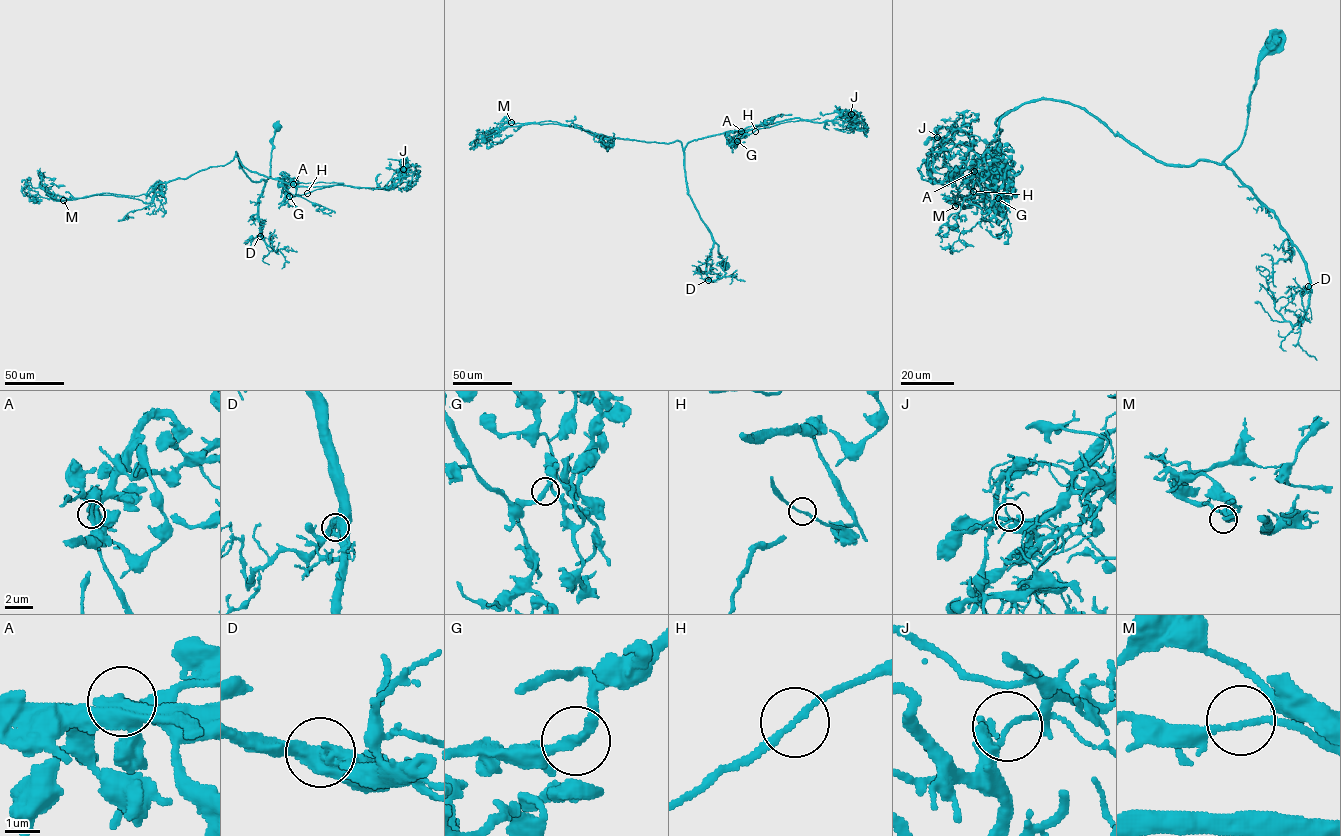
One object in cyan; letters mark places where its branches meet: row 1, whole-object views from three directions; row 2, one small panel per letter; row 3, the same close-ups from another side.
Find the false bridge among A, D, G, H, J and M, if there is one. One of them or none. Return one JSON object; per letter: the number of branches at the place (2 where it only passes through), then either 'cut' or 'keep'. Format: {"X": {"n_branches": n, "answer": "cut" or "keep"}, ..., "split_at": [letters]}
{"A": {"n_branches": 2, "answer": "keep"}, "D": {"n_branches": 2, "answer": "keep"}, "G": {"n_branches": 2, "answer": "keep"}, "H": {"n_branches": 2, "answer": "keep"}, "J": {"n_branches": 2, "answer": "cut"}, "M": {"n_branches": 2, "answer": "keep"}, "split_at": ["J"]}

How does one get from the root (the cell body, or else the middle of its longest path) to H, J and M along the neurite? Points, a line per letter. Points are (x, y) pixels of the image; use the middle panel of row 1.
H: (725, 263), (688, 194), (684, 148), (700, 138), (755, 131)
J: (725, 263), (688, 194), (685, 146), (700, 138), (792, 118), (823, 122), (844, 111), (851, 114)
M: (725, 263), (688, 194), (680, 141), (605, 136), (602, 139), (572, 126), (511, 122)

